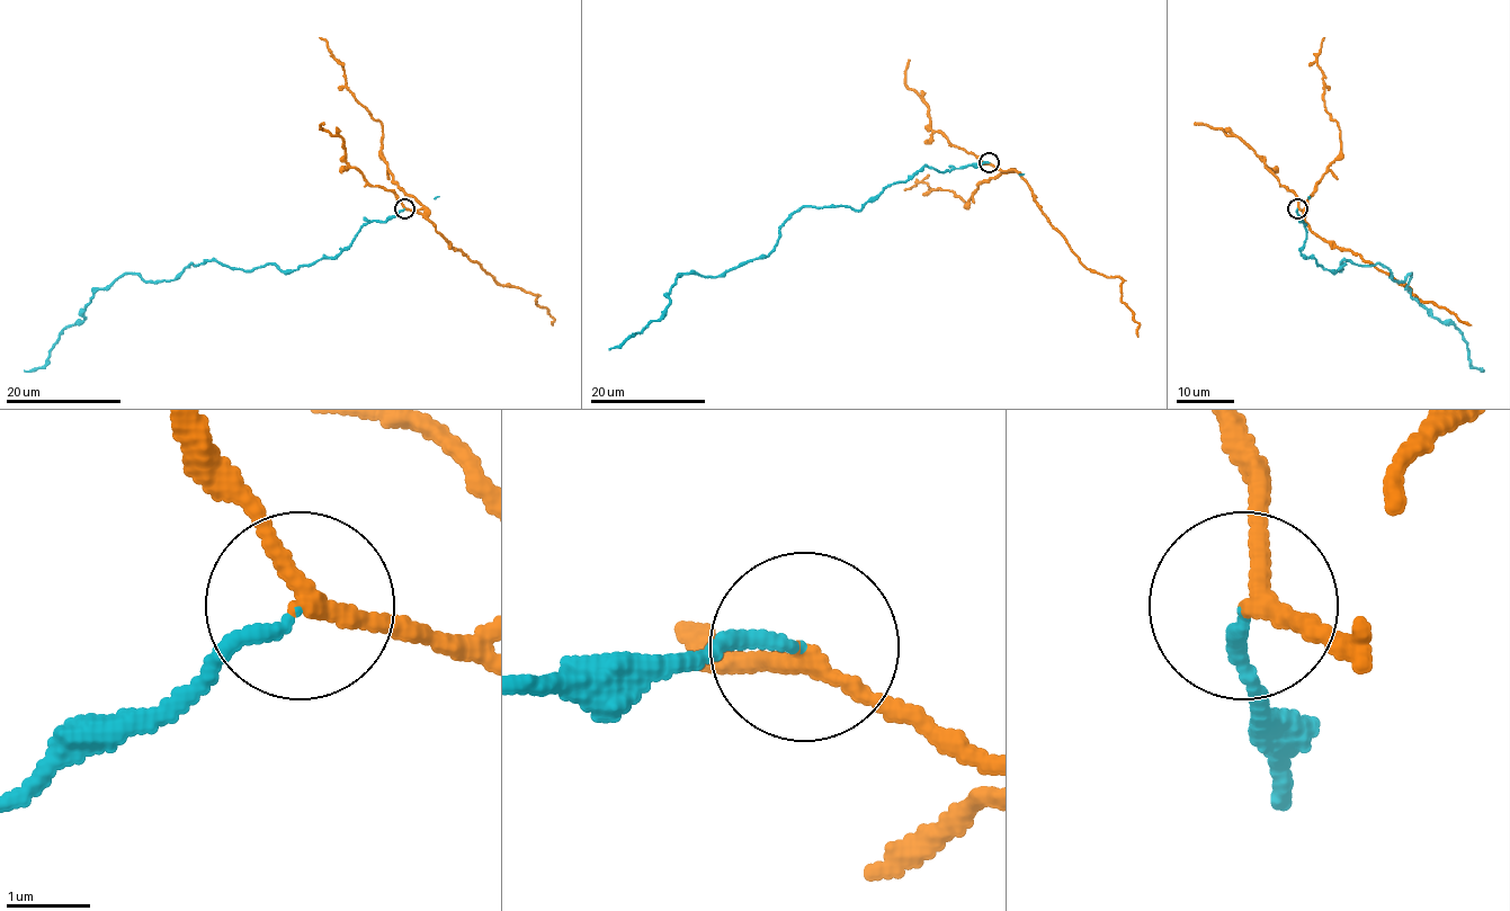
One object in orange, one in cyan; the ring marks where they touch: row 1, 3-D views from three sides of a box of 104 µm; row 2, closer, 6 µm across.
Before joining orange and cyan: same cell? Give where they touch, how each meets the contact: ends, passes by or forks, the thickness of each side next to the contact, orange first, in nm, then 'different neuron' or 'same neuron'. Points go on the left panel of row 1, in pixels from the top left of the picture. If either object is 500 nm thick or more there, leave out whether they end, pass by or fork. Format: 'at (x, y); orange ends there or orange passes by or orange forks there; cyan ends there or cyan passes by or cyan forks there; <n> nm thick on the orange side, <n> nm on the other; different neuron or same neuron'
at (404, 208); orange passes by; cyan ends there; 200 nm thick on the orange side, 160 nm on the other; different neuron

